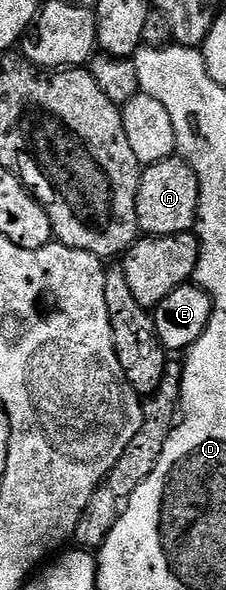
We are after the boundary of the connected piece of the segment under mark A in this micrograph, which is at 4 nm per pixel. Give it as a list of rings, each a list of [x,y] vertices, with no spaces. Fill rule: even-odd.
[[[170,158],[142,171],[137,195],[137,217],[145,236],[174,236],[193,232],[199,206],[199,178],[187,161]]]

